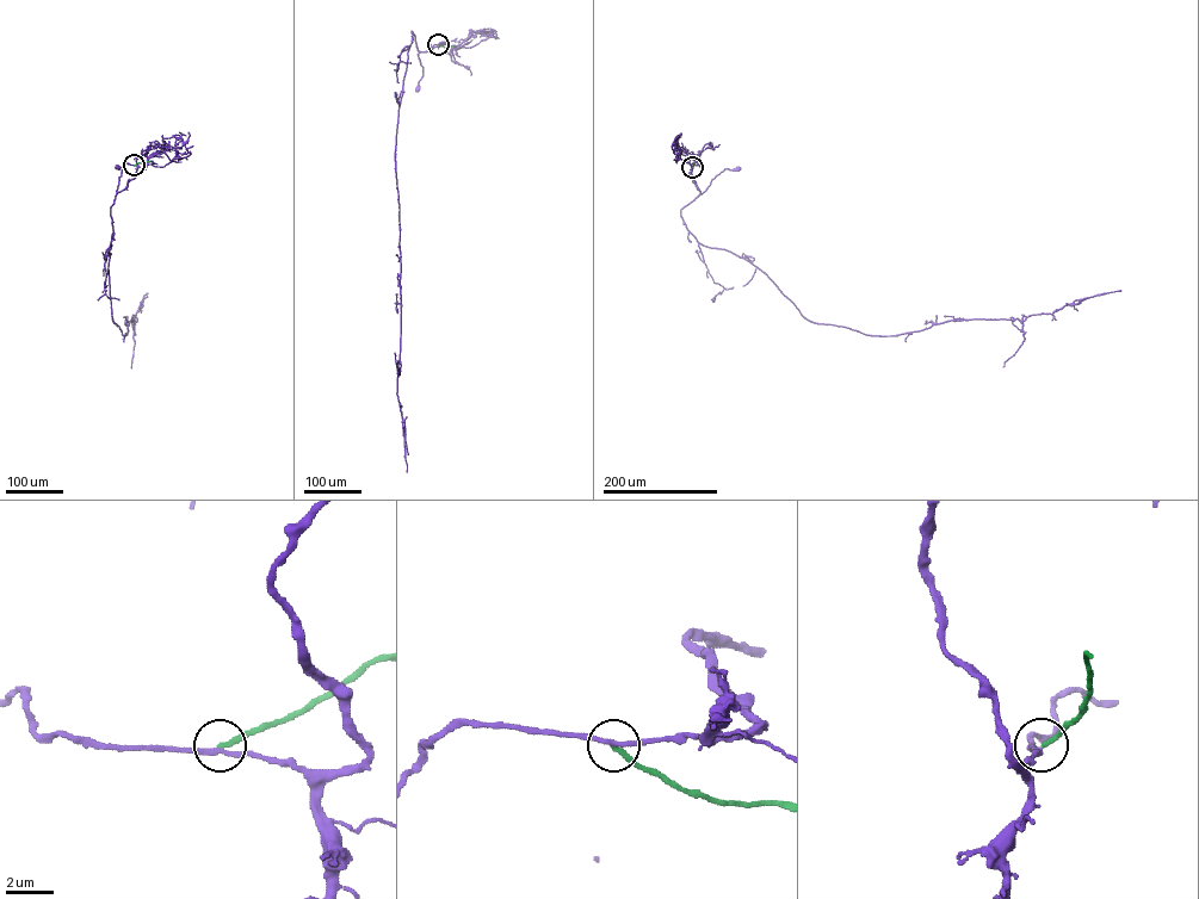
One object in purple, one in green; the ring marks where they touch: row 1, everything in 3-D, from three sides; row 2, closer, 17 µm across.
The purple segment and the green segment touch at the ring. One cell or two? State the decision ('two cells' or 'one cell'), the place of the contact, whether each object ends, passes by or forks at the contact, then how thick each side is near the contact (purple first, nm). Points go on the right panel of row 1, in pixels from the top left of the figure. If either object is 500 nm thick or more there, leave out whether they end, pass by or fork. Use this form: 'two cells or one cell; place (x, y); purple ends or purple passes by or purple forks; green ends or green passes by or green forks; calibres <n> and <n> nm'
two cells; place (692, 167); purple passes by; green ends; calibres 200 and 190 nm

